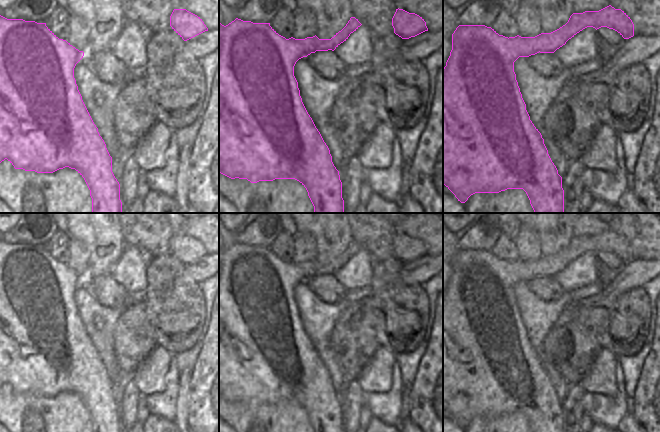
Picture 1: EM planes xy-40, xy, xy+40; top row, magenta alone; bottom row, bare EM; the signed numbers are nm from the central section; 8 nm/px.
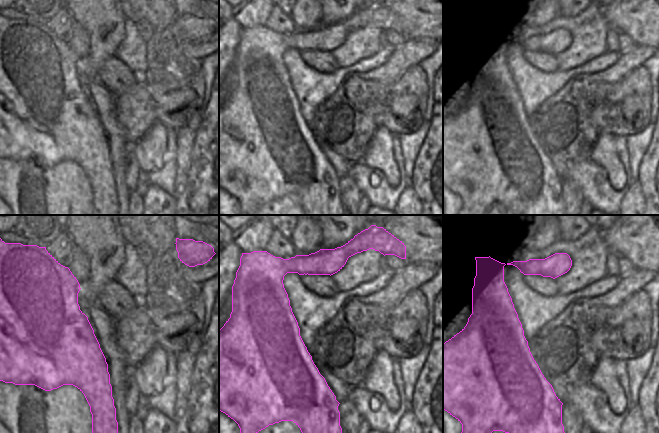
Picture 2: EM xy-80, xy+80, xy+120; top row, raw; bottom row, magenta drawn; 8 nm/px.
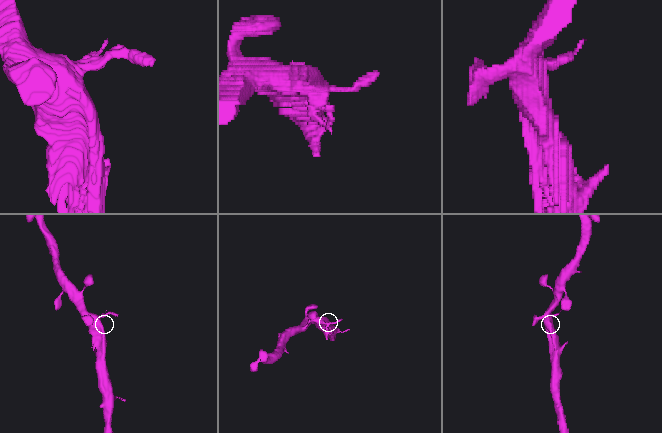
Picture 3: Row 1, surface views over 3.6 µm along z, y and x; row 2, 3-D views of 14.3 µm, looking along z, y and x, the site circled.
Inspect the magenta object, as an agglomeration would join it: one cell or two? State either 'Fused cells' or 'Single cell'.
Fused cells

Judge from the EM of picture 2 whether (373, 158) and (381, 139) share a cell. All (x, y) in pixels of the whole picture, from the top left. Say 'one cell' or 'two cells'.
one cell

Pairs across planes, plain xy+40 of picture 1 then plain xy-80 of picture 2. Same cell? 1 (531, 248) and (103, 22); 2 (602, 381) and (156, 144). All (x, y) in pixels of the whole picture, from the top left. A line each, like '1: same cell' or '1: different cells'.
1: different cells
2: same cell

